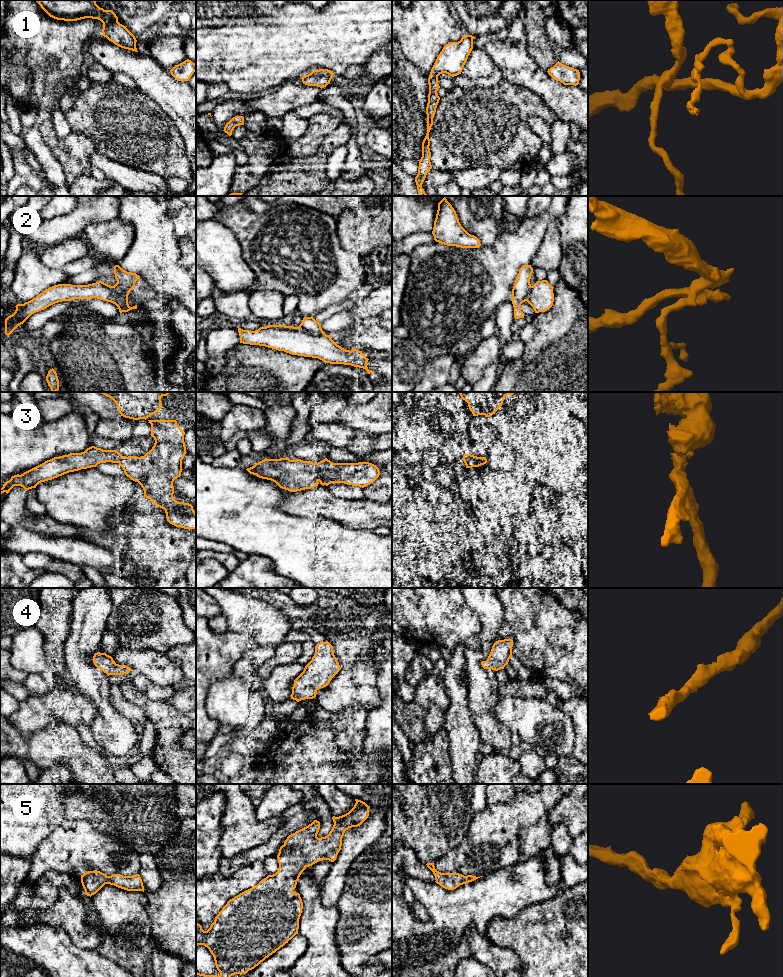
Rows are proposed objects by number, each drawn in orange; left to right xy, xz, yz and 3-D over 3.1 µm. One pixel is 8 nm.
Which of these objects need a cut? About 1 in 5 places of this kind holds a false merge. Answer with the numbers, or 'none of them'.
2

